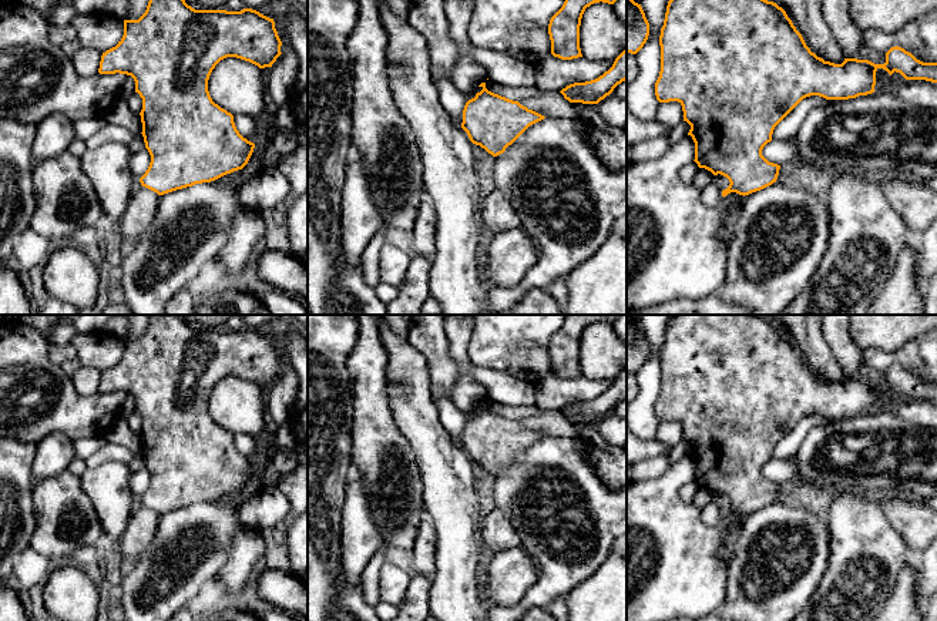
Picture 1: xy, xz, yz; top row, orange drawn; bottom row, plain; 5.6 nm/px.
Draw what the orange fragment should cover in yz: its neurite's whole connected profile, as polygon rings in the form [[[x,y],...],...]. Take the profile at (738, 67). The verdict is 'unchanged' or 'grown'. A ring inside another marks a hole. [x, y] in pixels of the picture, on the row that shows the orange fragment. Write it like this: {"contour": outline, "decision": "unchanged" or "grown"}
{"contour": [[[669,0],[666,6],[664,26],[659,36],[661,46],[661,71],[655,83],[655,95],[659,103],[678,101],[682,105],[684,121],[691,125],[688,135],[692,137],[695,142],[695,162],[699,168],[711,171],[713,175],[723,175],[729,179],[729,187],[722,191],[722,197],[731,192],[739,195],[749,195],[752,192],[760,191],[773,182],[776,182],[780,165],[769,162],[763,155],[763,147],[772,141],[772,134],[775,127],[806,97],[819,95],[826,100],[849,100],[859,95],[867,95],[874,93],[876,85],[876,71],[879,68],[886,70],[890,75],[896,71],[900,73],[906,80],[926,80],[937,83],[937,63],[923,63],[917,60],[911,53],[901,47],[891,47],[886,53],[884,64],[874,64],[869,60],[844,58],[842,64],[834,64],[825,61],[817,57],[806,46],[802,34],[796,30],[792,20],[787,17],[786,11],[773,1],[768,0]]], "decision": "unchanged"}

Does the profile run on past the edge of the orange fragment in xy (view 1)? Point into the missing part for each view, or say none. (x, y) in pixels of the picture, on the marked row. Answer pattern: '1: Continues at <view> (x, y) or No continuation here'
1: No continuation here

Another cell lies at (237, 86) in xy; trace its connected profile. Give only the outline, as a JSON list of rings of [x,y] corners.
[[[221,60],[209,75],[208,91],[212,101],[234,117],[244,114],[255,120],[265,111],[262,68],[249,61]]]

